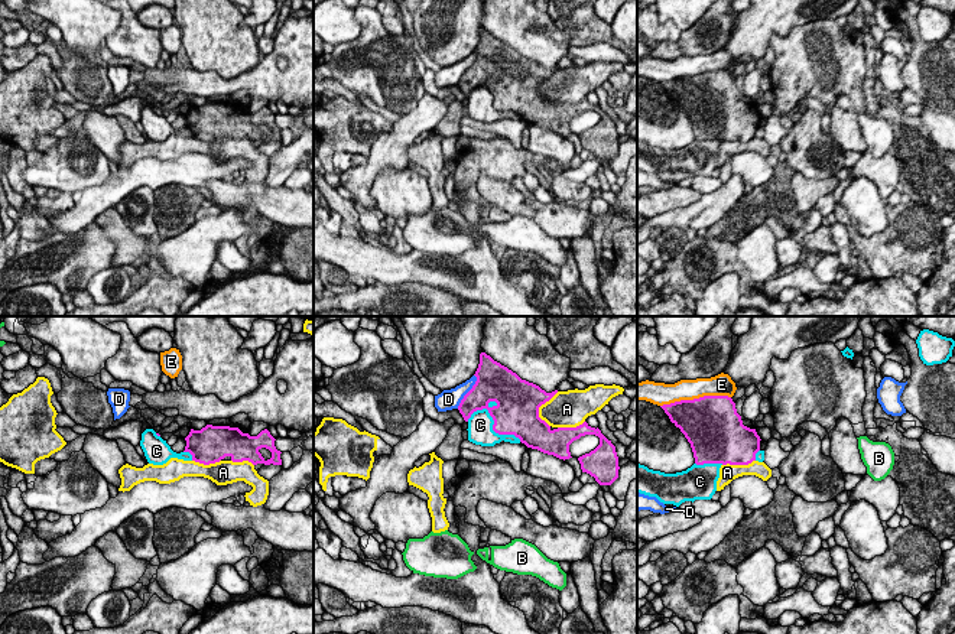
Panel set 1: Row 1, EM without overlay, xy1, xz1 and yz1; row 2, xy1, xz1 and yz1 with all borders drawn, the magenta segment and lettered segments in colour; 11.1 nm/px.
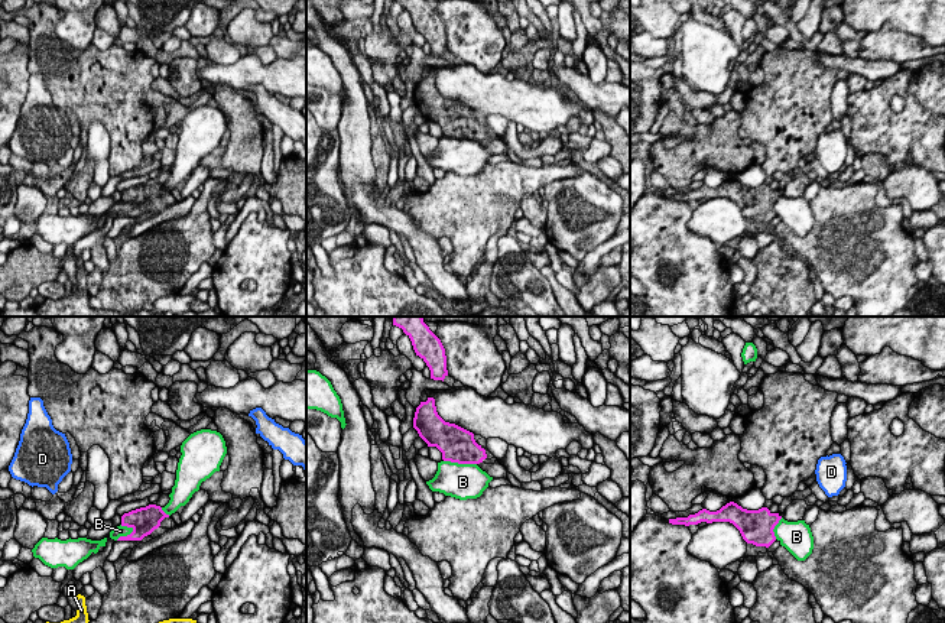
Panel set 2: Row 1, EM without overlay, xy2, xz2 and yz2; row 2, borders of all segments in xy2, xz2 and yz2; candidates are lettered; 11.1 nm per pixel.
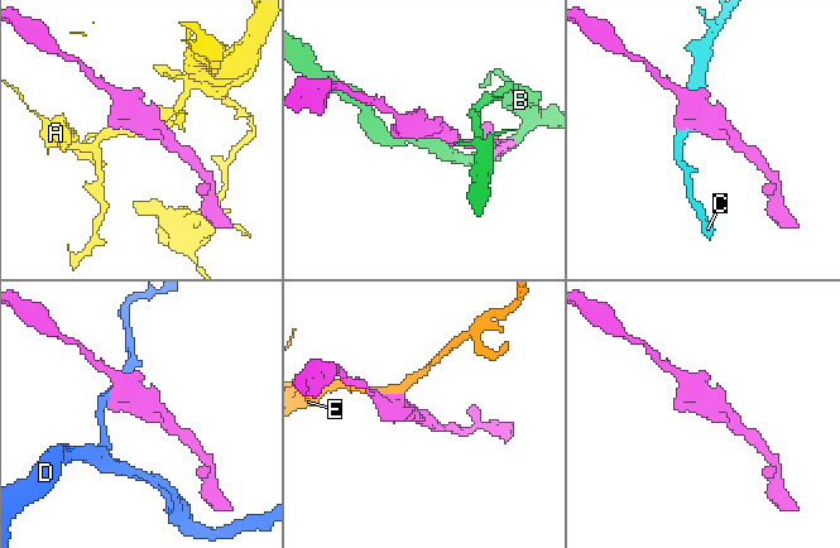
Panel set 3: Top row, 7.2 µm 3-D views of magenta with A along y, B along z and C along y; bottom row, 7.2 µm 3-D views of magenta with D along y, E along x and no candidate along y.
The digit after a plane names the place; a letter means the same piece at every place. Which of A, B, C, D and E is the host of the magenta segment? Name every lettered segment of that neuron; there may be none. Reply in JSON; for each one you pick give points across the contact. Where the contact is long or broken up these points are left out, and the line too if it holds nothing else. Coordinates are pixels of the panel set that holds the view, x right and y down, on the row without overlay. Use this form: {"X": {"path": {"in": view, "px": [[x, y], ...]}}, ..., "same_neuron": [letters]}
{"same_neuron": []}

